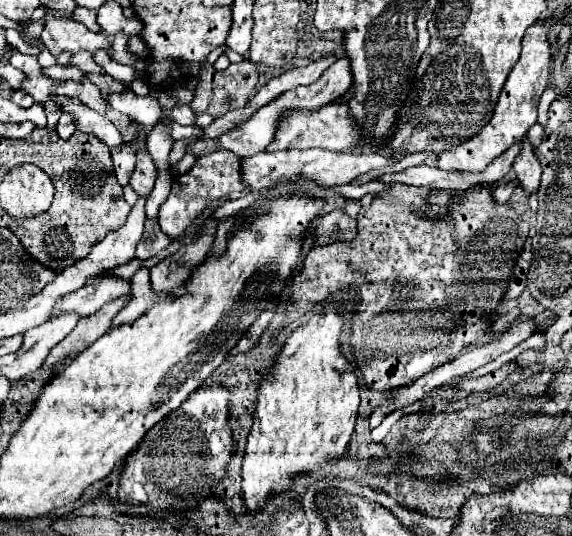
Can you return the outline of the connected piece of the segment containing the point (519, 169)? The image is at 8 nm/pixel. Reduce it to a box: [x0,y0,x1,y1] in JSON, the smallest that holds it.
[513,140,541,192]

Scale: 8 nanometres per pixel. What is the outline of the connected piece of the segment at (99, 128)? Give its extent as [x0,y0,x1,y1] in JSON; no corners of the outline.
[61,100,123,148]

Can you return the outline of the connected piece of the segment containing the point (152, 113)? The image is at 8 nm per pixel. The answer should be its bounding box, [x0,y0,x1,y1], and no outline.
[107,90,161,124]

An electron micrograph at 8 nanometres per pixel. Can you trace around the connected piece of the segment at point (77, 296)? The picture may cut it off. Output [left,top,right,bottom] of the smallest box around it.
[53,278,129,318]

